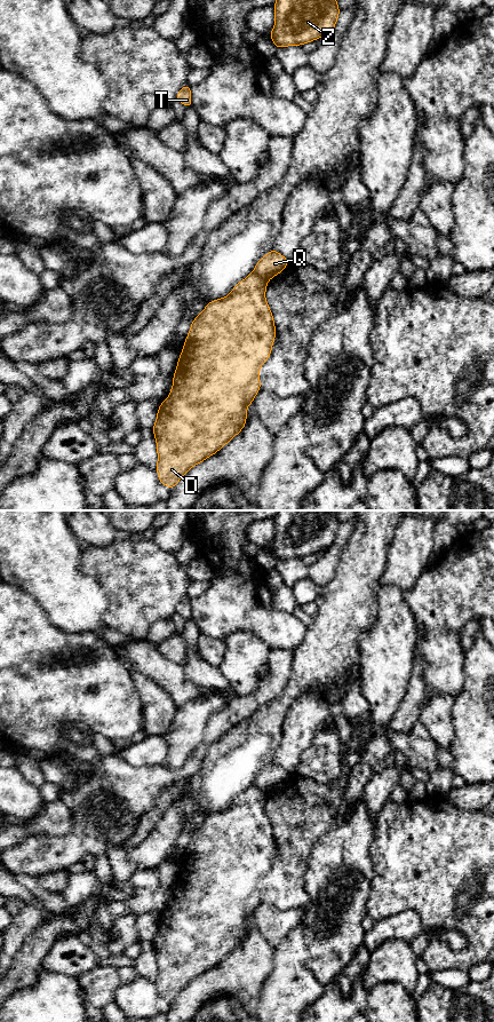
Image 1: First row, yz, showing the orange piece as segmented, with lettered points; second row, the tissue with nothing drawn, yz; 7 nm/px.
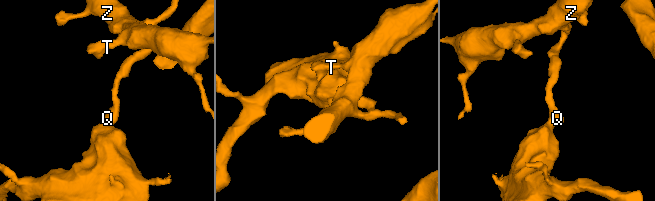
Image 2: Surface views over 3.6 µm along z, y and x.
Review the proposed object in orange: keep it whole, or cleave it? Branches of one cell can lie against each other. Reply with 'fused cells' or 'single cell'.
fused cells

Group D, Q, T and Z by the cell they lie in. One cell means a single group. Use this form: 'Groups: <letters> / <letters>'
Groups: D / Q T Z

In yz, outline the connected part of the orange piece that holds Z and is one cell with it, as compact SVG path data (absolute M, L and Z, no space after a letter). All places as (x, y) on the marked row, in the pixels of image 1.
M277 0L272 7L276 21L269 37L277 49L330 34L341 11L336 0Z

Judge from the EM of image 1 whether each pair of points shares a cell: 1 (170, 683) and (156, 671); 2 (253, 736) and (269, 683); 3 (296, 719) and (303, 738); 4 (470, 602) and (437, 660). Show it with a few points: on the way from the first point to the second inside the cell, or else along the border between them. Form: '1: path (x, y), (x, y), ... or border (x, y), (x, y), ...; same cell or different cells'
1: path (167, 680), (159, 672); same cell
2: border (284, 690), (240, 722); different cells
3: path (300, 723), (300, 734); same cell
4: path (455, 617), (439, 633), (439, 646); same cell

